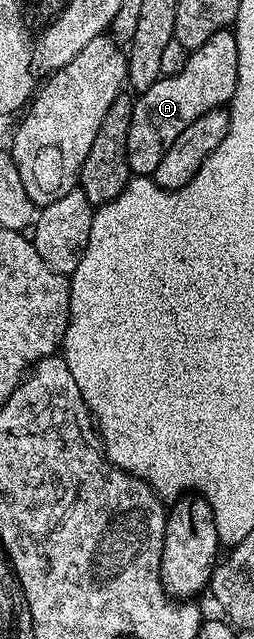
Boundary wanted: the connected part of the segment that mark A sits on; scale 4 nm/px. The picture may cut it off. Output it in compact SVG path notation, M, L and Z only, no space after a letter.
M221 29L208 39L199 49L193 50L187 56L184 67L176 75L171 77L159 77L148 91L144 91L134 102L132 111L132 127L128 127L128 147L126 148L126 162L130 165L131 174L152 175L156 167L160 167L160 159L164 159L164 151L176 143L176 135L188 127L200 115L204 115L213 109L229 106L230 100L236 91L236 67L238 66L238 52L236 51L236 39L230 29Z

